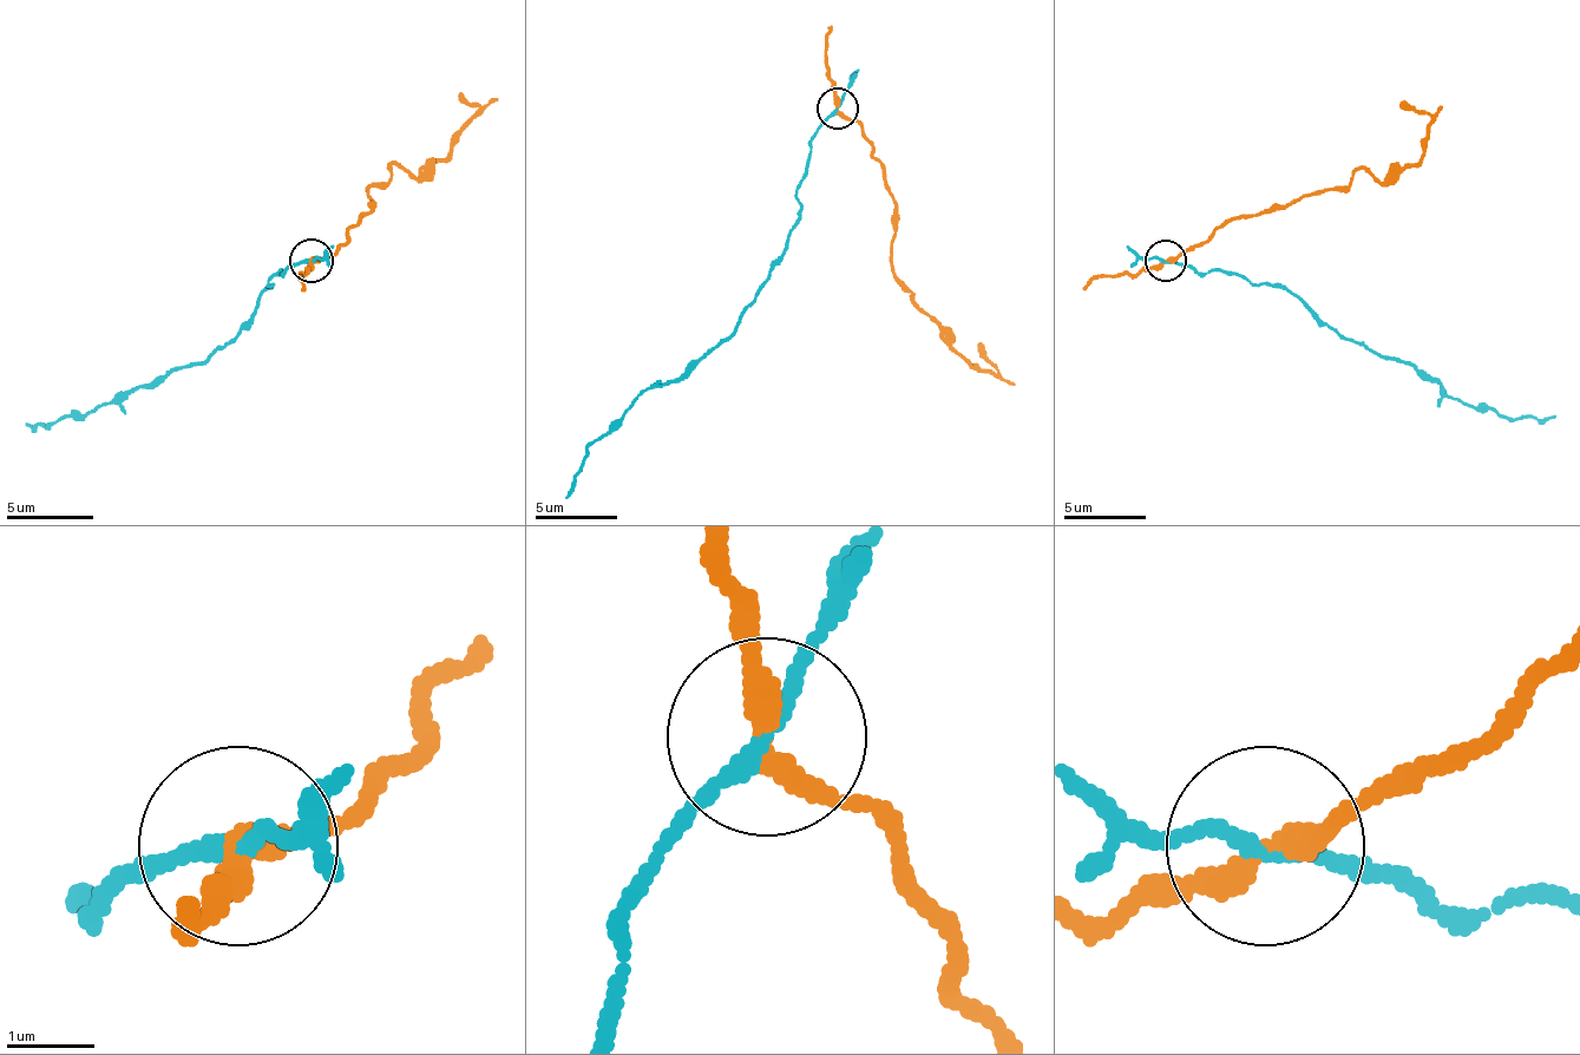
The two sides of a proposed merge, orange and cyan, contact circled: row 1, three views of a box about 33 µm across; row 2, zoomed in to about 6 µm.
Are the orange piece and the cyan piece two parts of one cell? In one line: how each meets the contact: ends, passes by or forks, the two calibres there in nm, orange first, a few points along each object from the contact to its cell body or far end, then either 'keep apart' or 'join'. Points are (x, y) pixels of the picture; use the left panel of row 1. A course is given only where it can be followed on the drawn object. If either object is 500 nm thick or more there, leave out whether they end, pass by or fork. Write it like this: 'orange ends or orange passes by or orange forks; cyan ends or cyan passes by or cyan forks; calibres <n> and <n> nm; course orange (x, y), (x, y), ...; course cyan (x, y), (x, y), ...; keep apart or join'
orange passes by; cyan passes by; calibres 280 and 190 nm; course orange (313, 262), (334, 253), (394, 162), (417, 179), (451, 149), (477, 110), (459, 92); course cyan (313, 262), (269, 279), (274, 283), (209, 361), (174, 366), (87, 413), (48, 426), (26, 421); keep apart

